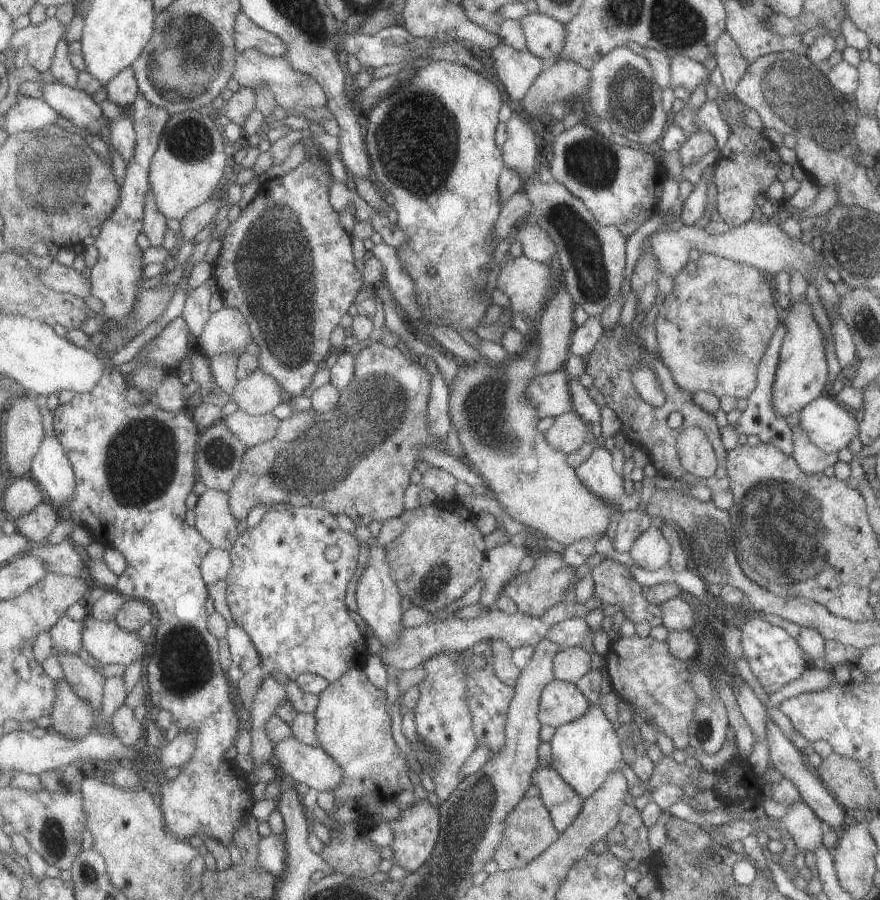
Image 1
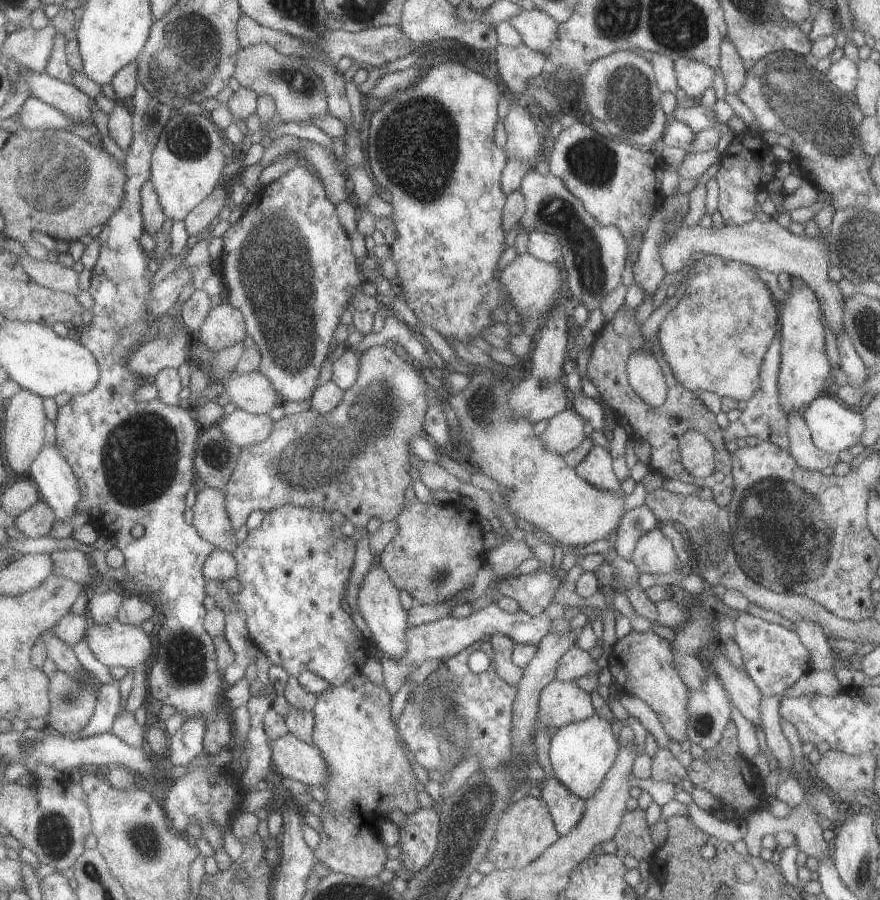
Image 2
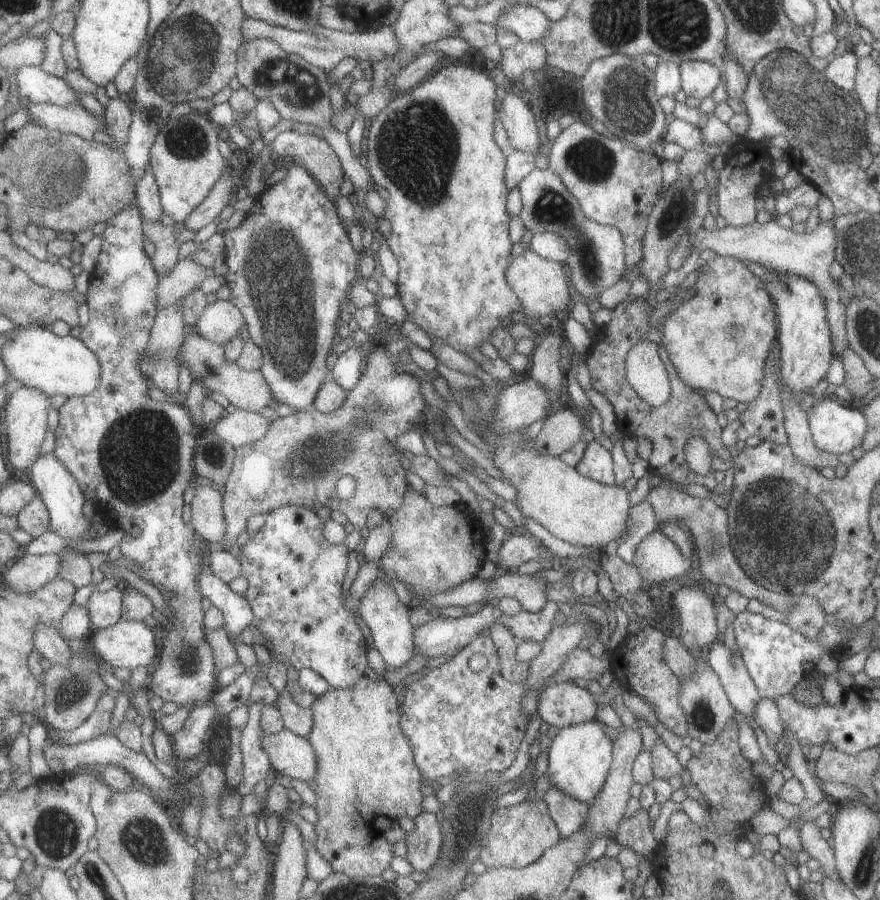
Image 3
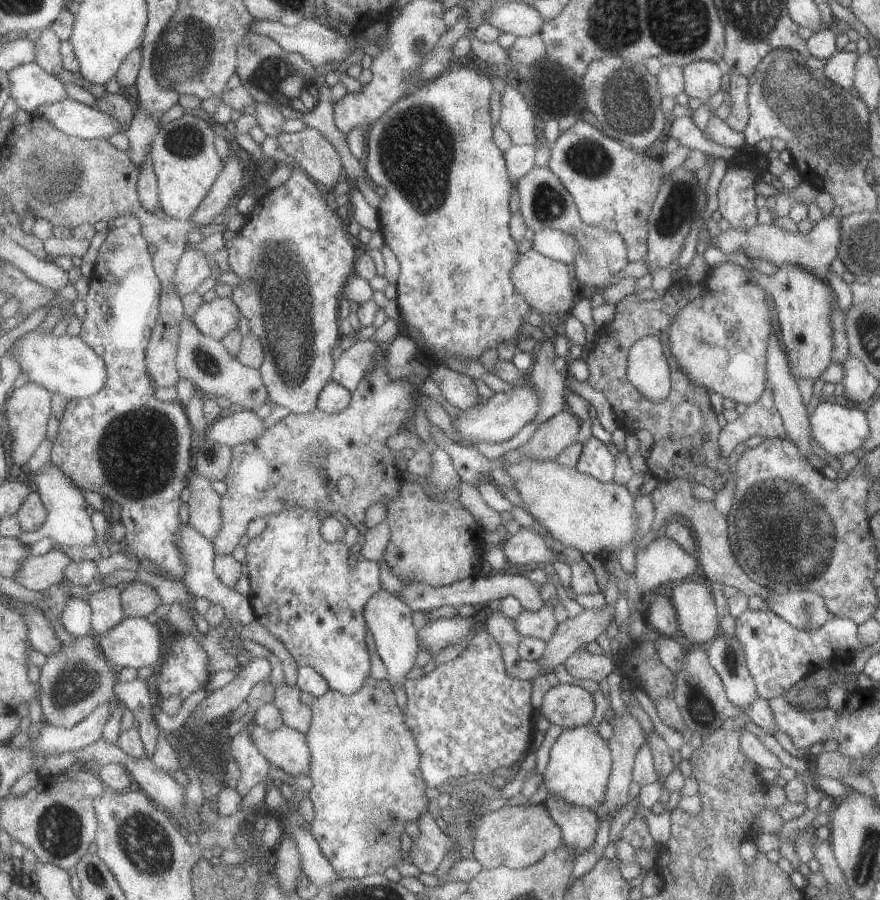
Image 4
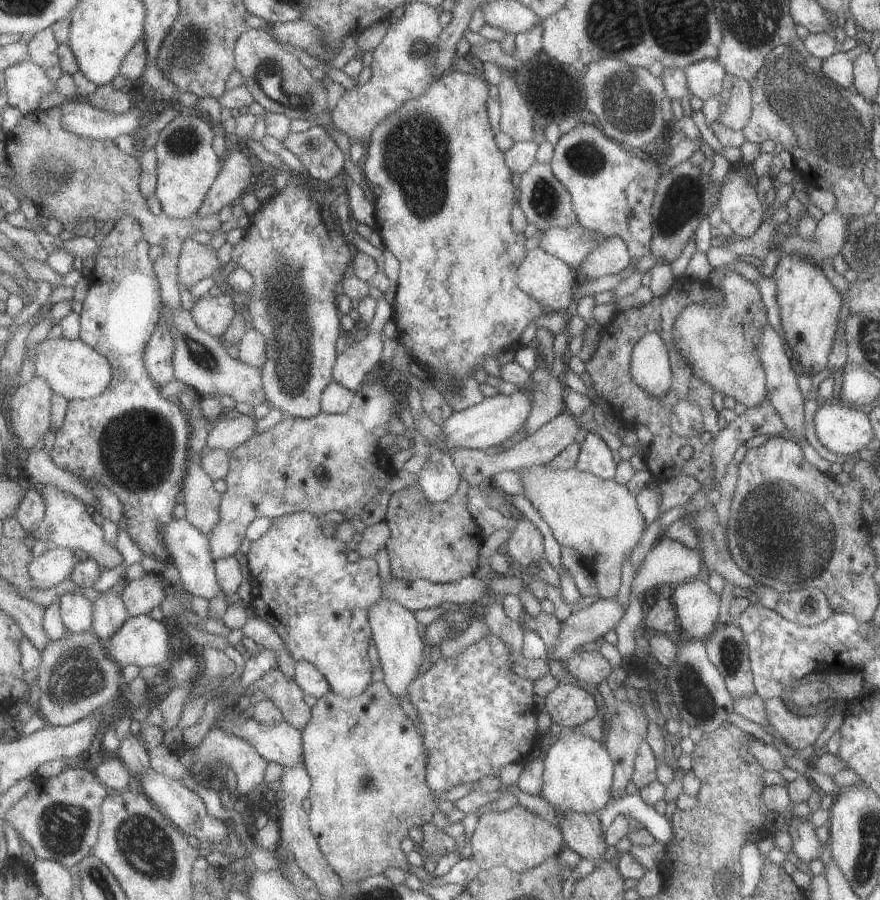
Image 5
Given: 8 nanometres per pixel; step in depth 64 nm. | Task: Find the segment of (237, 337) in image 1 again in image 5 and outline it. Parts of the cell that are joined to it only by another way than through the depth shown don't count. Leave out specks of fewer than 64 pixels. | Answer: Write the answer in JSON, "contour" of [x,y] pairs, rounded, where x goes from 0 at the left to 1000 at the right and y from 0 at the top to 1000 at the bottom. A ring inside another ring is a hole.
{"contour":[[[251,327],[243,330],[230,329],[218,344],[222,358],[233,369],[251,376],[266,358],[272,341],[267,342],[267,333],[263,328]]]}

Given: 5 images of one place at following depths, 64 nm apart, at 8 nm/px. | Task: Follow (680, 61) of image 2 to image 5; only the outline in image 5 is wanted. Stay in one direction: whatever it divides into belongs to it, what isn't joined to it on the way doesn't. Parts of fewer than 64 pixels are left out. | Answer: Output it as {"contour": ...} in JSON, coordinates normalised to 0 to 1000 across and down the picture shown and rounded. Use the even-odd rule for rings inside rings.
{"contour":[[[797,66],[775,76],[782,98],[782,107],[792,107],[798,112],[813,106],[823,106],[819,99],[825,78],[814,66]]]}

